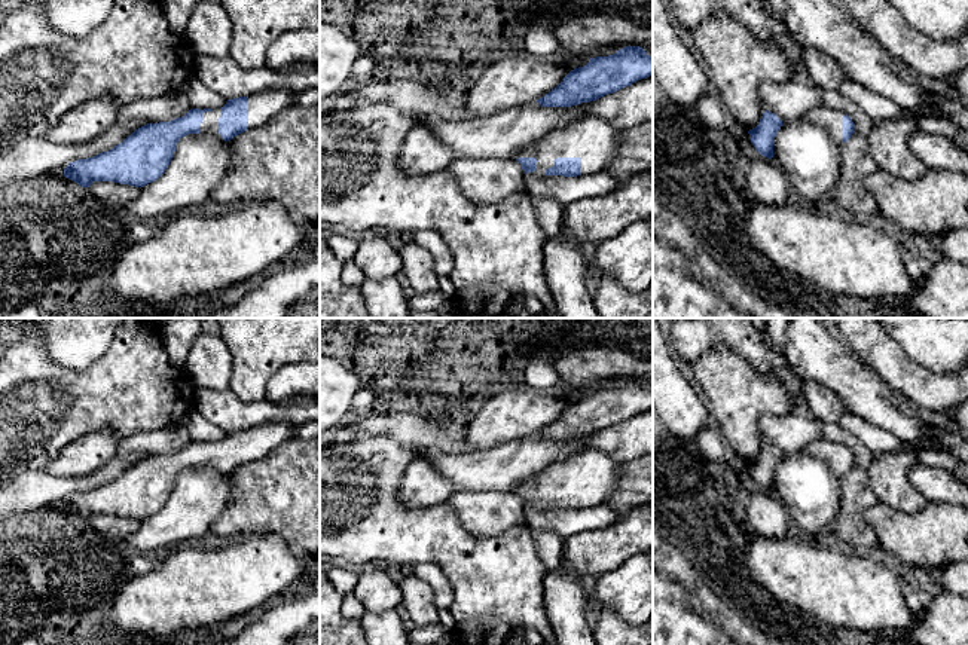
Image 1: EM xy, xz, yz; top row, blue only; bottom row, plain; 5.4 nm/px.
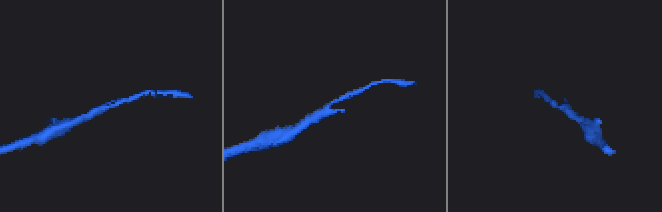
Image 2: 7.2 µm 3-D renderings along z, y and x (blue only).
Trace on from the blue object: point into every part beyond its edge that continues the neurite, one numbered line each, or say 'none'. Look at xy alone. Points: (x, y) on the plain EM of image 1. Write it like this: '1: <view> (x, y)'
1: xy (262, 439)

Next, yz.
1: yz (828, 452)

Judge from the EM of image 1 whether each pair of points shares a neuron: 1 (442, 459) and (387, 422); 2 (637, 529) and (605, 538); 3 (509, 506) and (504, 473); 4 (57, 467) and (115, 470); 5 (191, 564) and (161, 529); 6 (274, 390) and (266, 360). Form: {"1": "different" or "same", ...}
{"1": "different", "2": "same", "3": "different", "4": "different", "5": "different", "6": "different"}

